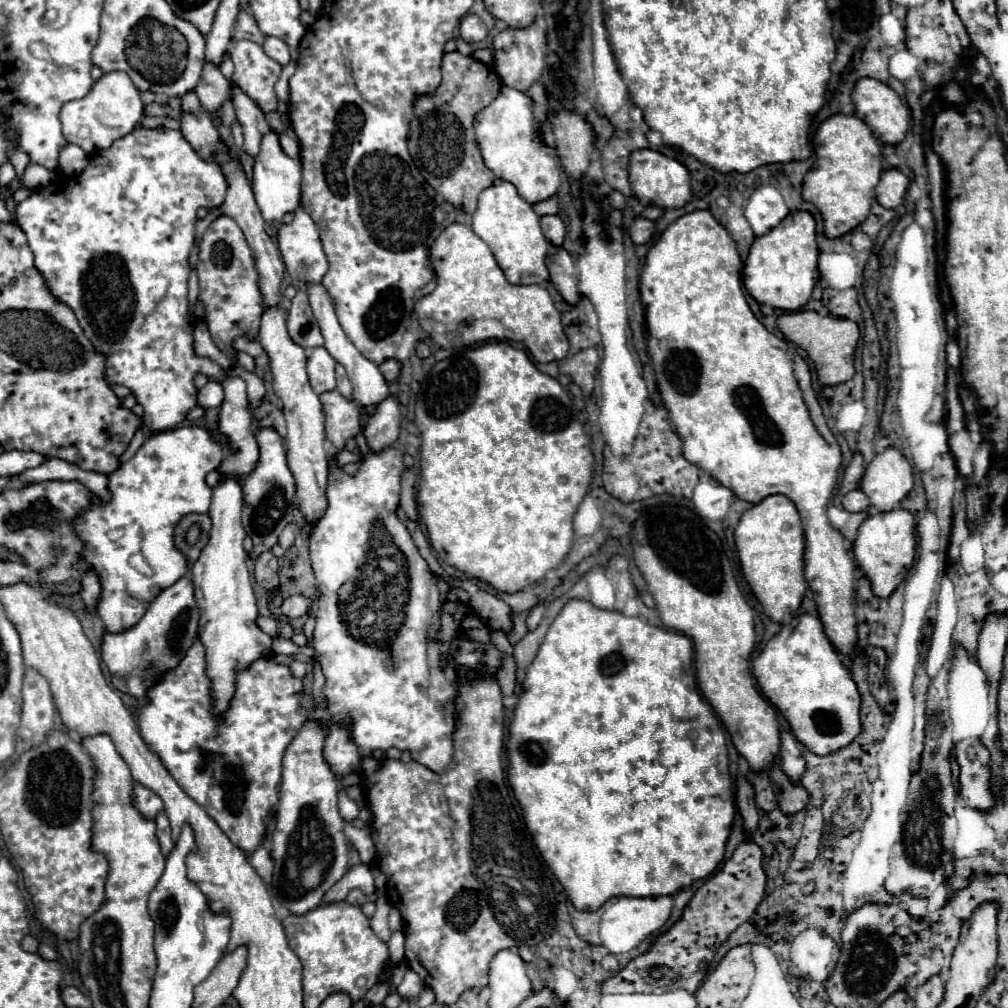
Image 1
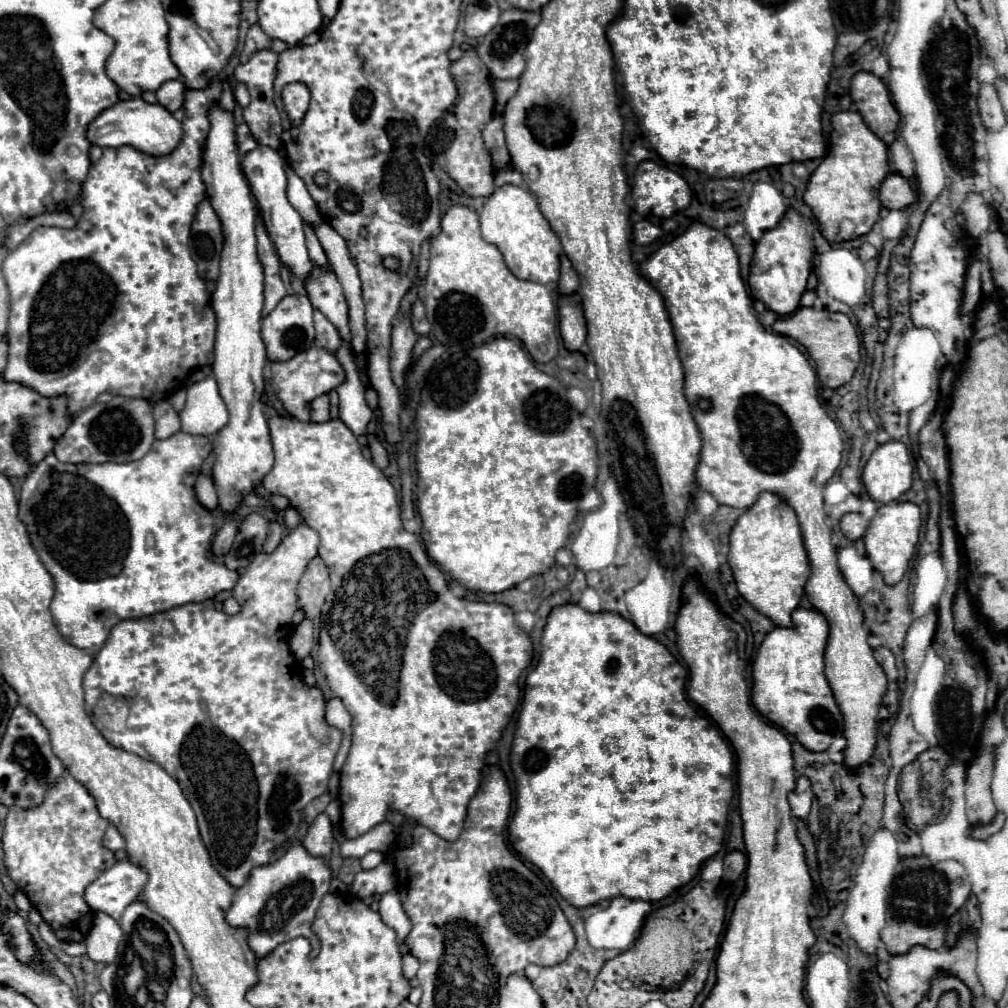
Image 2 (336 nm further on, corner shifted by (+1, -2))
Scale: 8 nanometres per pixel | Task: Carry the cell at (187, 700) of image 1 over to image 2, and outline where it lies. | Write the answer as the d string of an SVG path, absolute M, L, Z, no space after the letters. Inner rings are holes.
M298 525L294 531L290 531L282 539L282 543L276 547L274 553L258 553L254 557L254 561L250 563L248 571L240 577L240 581L234 587L234 599L242 605L242 611L238 615L226 615L226 613L218 611L214 607L214 599L208 599L202 603L186 603L186 605L180 605L170 611L156 613L156 615L150 615L144 619L136 619L136 621L128 619L128 621L118 623L112 629L110 637L106 639L104 647L100 649L100 653L94 657L92 667L84 675L84 689L90 689L90 687L104 687L106 689L100 695L100 701L96 703L96 707L92 709L92 719L94 719L96 727L98 727L100 717L108 719L108 723L104 721L104 725L108 725L108 727L104 727L104 729L110 729L110 731L102 731L102 735L114 747L122 747L126 751L132 751L144 759L158 763L162 769L166 769L180 783L180 787L188 795L192 809L196 811L200 835L202 835L204 845L210 851L212 863L232 887L240 887L246 881L248 873L256 865L270 863L270 857L276 847L280 847L282 843L296 837L296 831L304 821L304 813L302 813L304 807L328 789L328 777L332 773L332 763L334 763L336 751L342 741L342 733L336 727L330 727L324 719L324 703L326 703L324 695L320 693L320 689L308 687L300 679L302 669L296 663L296 671L294 671L294 657L288 647L288 627L286 625L292 625L290 617L296 613L296 583L298 583L300 575L304 573L306 565L310 563L310 559L314 559L318 555L318 543L320 543L320 537L314 529L310 529L308 525Z

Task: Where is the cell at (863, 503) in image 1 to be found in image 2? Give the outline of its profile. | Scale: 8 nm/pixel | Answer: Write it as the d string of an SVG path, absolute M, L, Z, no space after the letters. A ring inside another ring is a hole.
M846 513L846 515L840 519L840 529L842 529L842 533L844 533L850 541L860 539L860 537L864 535L866 527L868 527L868 521L866 521L860 513Z

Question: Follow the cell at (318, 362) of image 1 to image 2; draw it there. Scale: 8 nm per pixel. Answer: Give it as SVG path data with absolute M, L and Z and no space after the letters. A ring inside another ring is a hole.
M320 395L318 399L314 399L312 403L312 417L314 423L324 423L330 419L330 397L328 395Z

